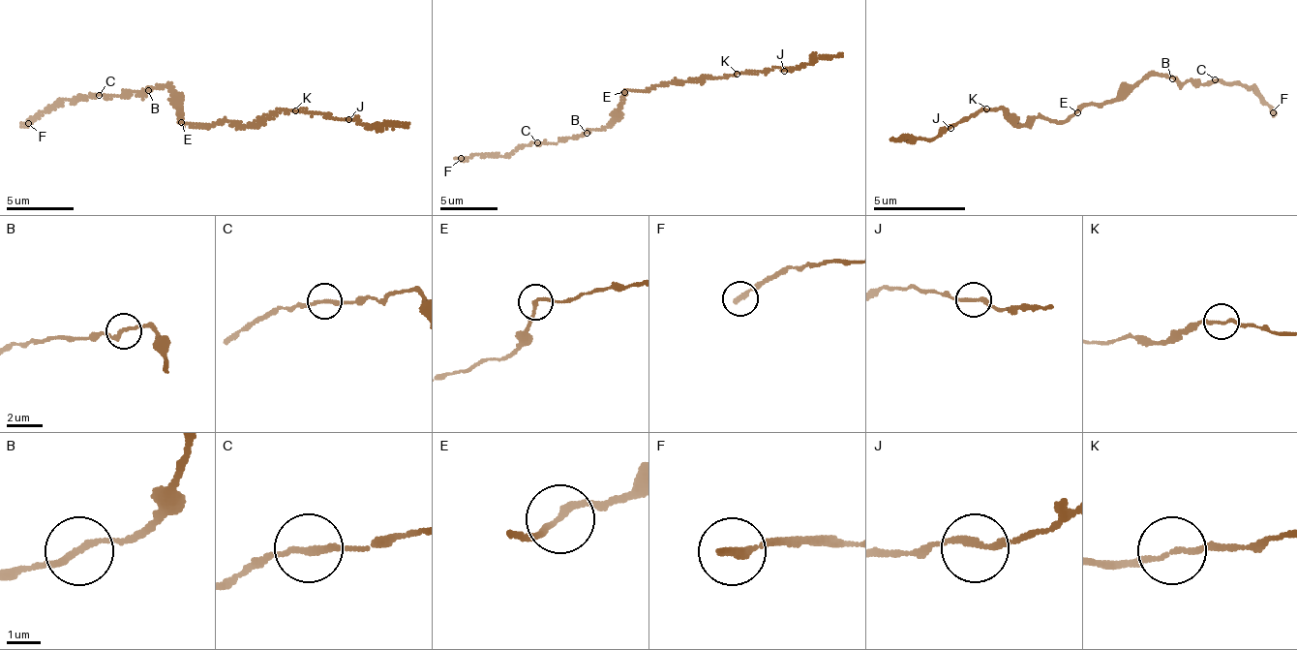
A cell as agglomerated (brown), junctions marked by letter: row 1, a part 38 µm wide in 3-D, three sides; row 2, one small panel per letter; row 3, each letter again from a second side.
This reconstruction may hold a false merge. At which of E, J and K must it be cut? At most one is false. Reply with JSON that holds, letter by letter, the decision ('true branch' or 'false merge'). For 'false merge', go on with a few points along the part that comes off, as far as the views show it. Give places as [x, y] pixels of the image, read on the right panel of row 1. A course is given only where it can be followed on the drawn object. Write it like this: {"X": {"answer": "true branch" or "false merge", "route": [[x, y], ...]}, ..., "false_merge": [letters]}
{"E": {"answer": "true branch"}, "J": {"answer": "true branch"}, "K": {"answer": "true branch"}, "false_merge": []}

